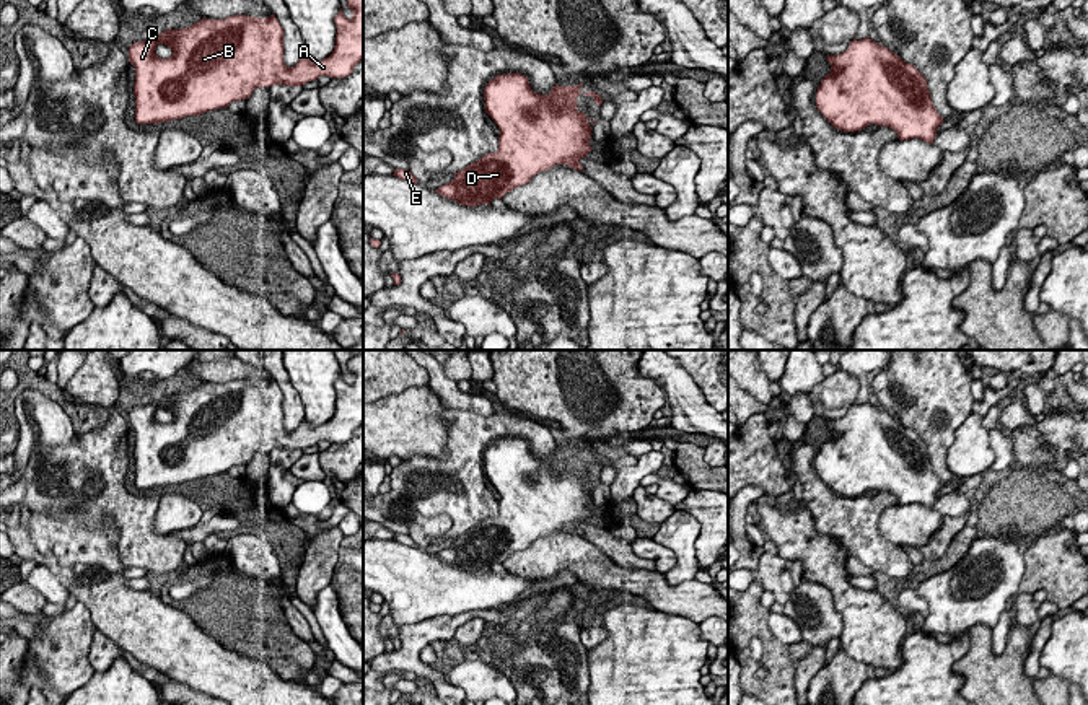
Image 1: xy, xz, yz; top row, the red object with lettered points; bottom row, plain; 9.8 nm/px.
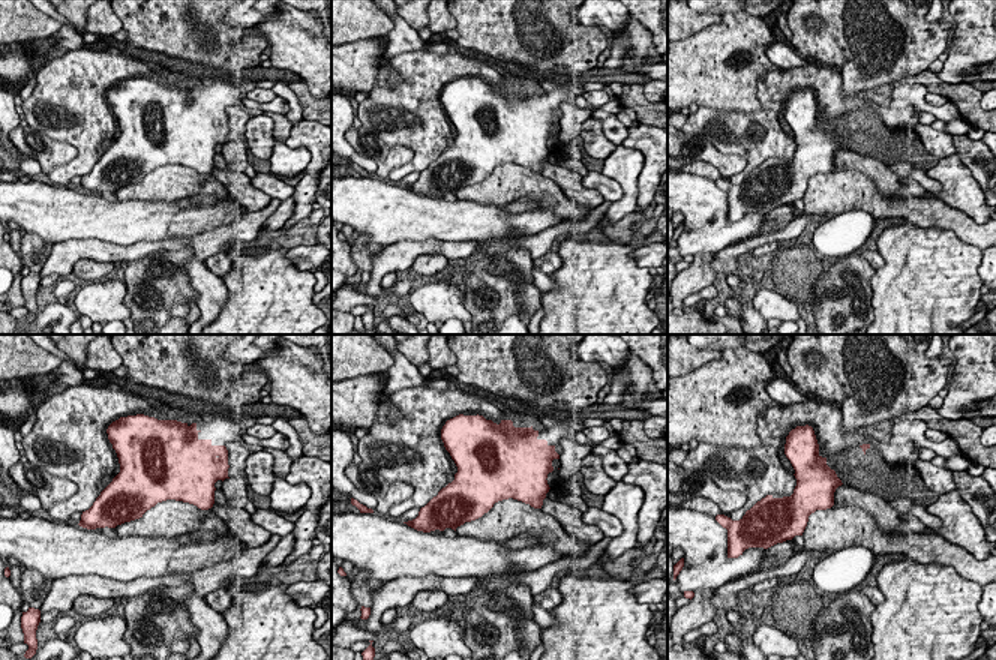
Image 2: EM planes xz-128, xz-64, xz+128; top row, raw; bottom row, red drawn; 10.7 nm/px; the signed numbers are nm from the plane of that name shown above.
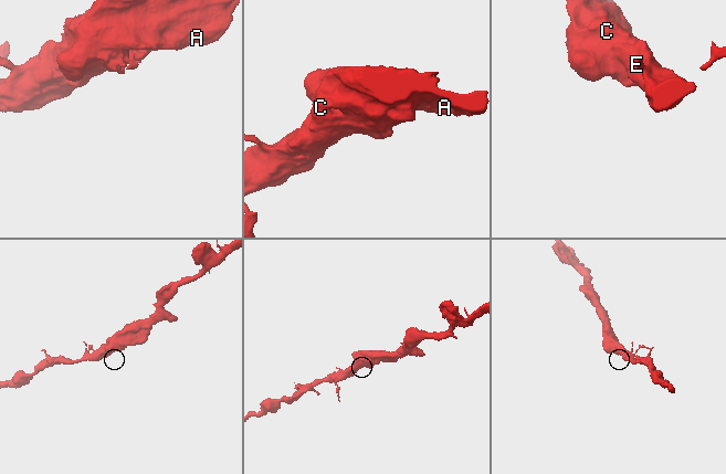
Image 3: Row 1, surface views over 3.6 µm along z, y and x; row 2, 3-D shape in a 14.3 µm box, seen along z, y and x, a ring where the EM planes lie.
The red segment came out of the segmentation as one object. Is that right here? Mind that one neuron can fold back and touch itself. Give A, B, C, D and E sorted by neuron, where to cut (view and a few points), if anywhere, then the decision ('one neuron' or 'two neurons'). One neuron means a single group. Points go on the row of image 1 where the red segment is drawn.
A B C D E; no cut; one neuron

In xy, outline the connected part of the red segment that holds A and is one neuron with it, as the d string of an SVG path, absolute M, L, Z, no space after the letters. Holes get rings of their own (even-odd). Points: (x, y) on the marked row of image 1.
M347 0L353 18L344 16L342 8L334 18L337 26L336 46L329 57L311 62L305 54L295 67L283 62L283 28L275 15L254 18L235 15L225 20L207 20L182 29L166 29L147 41L129 47L129 62L135 67L135 122L160 124L187 116L200 116L212 109L228 107L230 103L248 99L256 88L285 85L301 86L326 75L344 78L363 60L363 0ZM158 44L173 50L169 59L155 54Z

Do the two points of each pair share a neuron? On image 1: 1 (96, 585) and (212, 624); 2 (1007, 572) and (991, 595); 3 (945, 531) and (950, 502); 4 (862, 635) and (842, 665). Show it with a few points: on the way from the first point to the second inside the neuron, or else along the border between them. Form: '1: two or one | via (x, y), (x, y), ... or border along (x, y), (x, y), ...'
1: two | border along (165, 603), (181, 609), (217, 642)
2: one | via (1002, 577), (994, 590)
3: two | border along (968, 510), (961, 515), (945, 516)
4: two | border along (841, 647), (851, 656), (867, 665)

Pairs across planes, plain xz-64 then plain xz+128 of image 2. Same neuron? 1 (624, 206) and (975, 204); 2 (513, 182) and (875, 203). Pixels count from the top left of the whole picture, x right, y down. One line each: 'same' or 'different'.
1: same
2: same

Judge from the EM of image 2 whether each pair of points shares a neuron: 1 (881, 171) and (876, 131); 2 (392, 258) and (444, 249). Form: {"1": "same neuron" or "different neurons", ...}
{"1": "different neurons", "2": "same neuron"}

